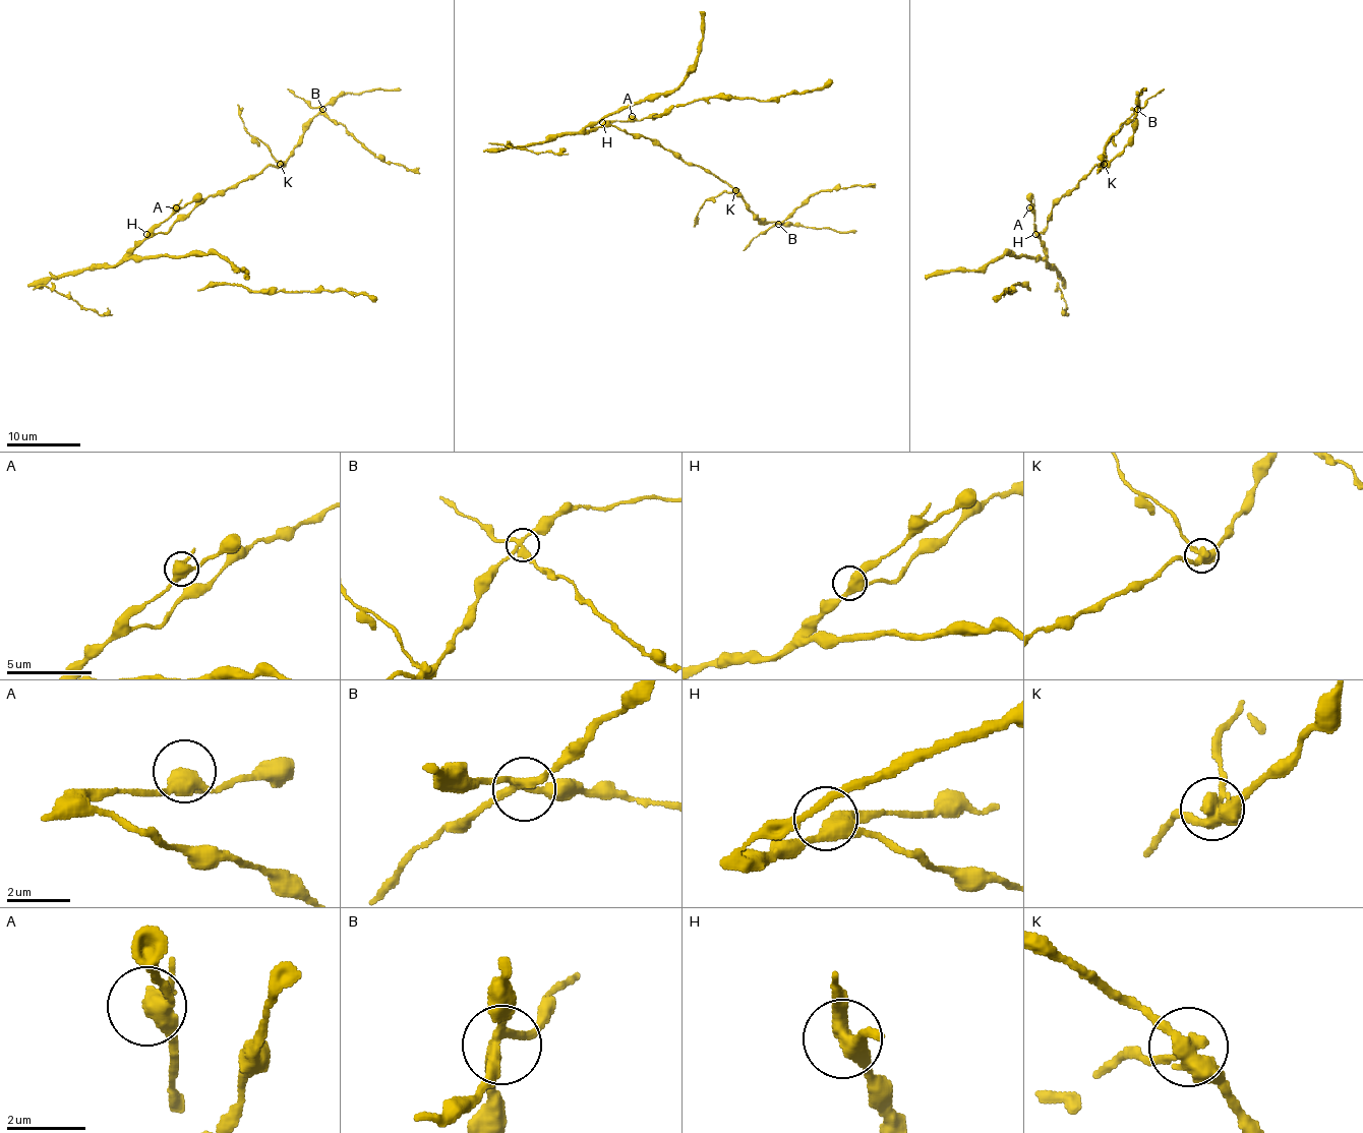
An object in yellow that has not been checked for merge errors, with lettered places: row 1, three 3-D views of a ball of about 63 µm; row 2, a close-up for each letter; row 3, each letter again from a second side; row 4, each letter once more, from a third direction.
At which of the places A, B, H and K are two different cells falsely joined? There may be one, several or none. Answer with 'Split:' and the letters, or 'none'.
Split: K

